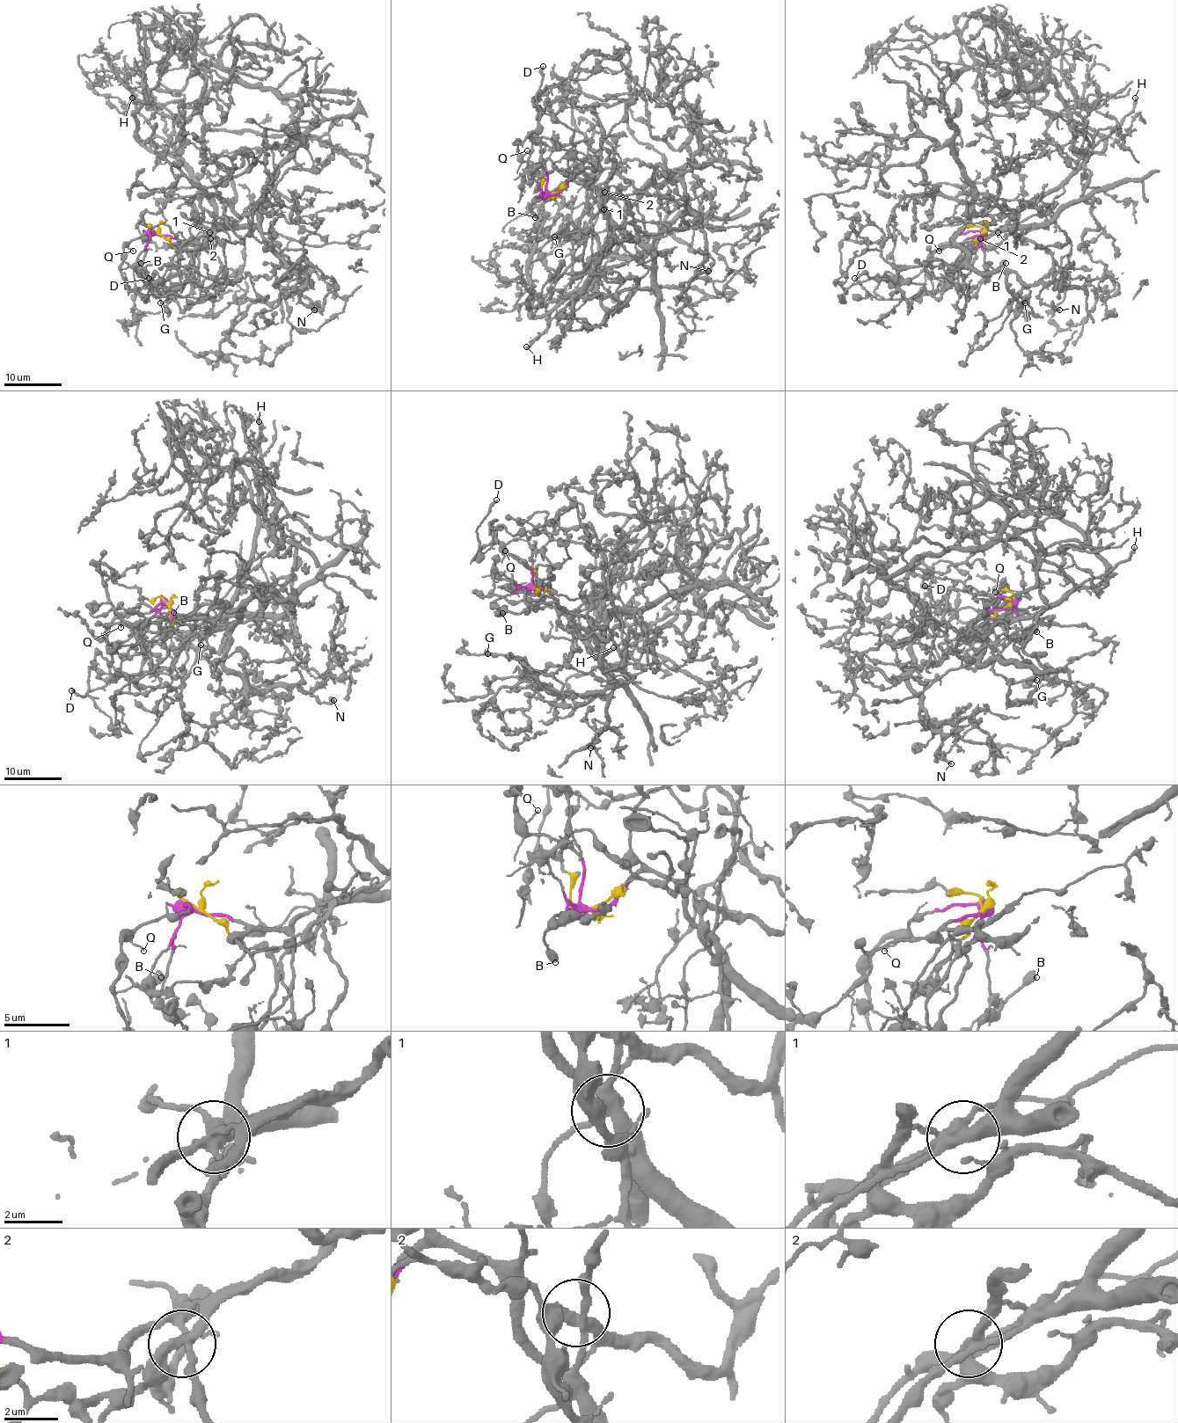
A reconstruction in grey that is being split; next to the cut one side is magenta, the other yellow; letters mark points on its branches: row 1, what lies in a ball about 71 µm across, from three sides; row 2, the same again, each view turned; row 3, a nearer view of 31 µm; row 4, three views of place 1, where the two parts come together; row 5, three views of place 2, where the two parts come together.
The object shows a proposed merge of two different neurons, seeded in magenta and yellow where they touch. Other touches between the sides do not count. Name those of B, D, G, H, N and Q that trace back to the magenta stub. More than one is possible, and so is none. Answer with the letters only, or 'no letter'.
B, D, H, Q

